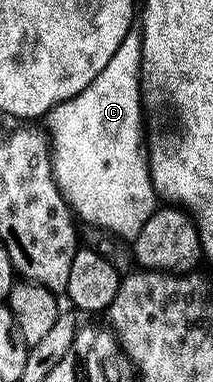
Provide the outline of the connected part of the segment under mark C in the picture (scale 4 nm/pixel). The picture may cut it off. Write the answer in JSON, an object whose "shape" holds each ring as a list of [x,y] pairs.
{"shape":[[[135,28],[124,36],[124,44],[108,60],[108,68],[84,92],[56,104],[44,119],[44,129],[50,136],[54,179],[71,211],[85,225],[99,226],[127,240],[138,235],[156,209],[144,138],[142,142],[141,80],[142,32]]]}

